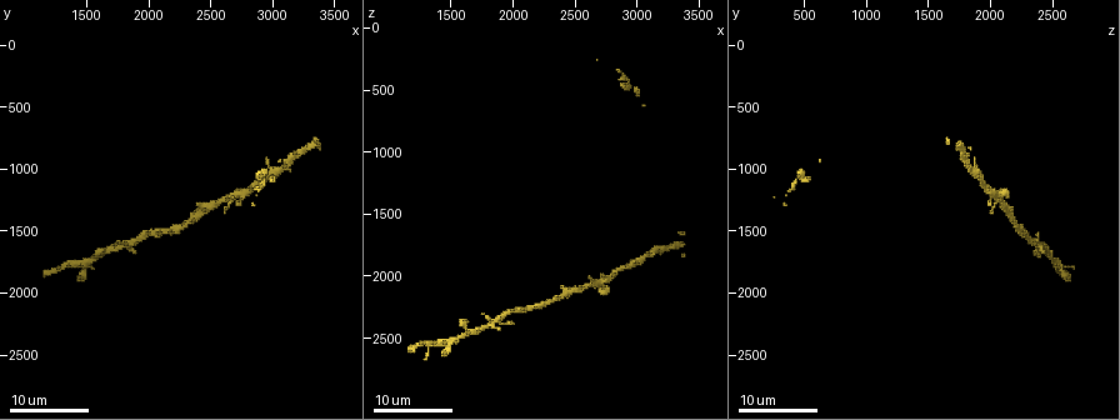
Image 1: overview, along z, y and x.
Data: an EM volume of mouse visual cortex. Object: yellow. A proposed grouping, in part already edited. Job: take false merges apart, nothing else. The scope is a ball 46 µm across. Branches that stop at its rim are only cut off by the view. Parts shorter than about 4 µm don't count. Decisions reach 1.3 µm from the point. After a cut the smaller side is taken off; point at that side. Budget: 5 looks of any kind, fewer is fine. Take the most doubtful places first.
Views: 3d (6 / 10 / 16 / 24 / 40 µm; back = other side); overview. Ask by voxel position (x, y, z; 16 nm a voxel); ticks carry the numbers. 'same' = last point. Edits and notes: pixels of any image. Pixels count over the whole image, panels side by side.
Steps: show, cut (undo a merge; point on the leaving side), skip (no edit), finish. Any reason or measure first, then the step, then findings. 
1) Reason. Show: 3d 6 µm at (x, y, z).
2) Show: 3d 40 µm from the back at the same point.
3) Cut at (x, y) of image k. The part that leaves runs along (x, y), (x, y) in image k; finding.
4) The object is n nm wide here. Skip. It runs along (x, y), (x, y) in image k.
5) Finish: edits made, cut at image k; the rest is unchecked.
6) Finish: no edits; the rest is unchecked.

Three arms meet. Show: 3d 16 µm at (3040, 1000, 1880).

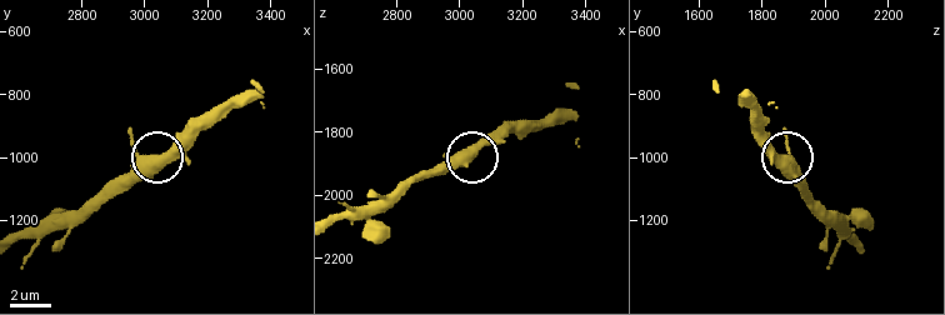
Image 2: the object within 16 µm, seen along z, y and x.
Closer look. Show: 3d 6 µm at (3040, 1010, 1870).

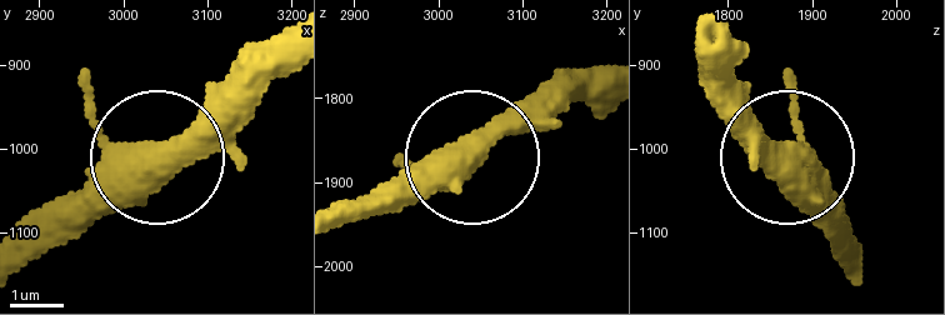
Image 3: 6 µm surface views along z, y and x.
Show: 3d 6 µm from the back at (3040, 1015, 1865).

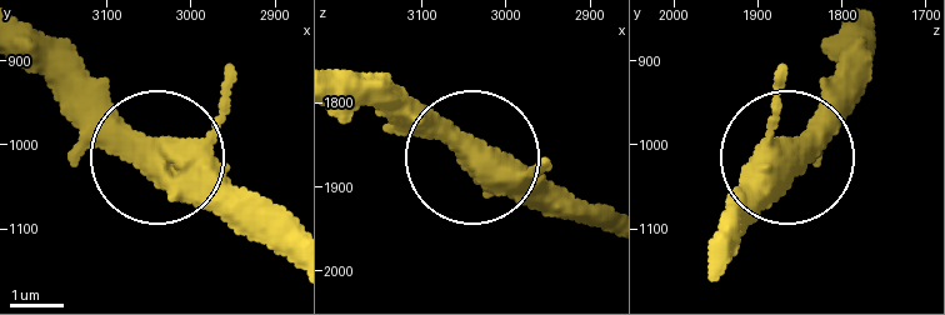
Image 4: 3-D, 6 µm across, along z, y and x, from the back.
The object is 470 nm wide here. Skip. Continuous, no second neuron.

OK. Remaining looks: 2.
Two arms in line, one across. Show: 3d 16 µm at (1500, 1740, 2520).

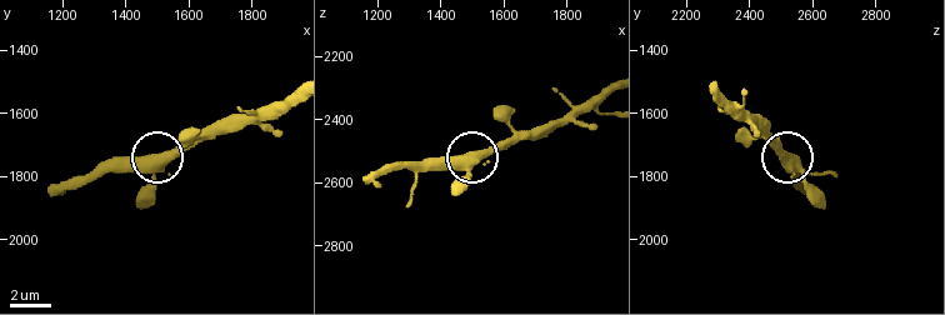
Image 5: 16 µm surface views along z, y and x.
Show: 3d 6 µm at the same point.

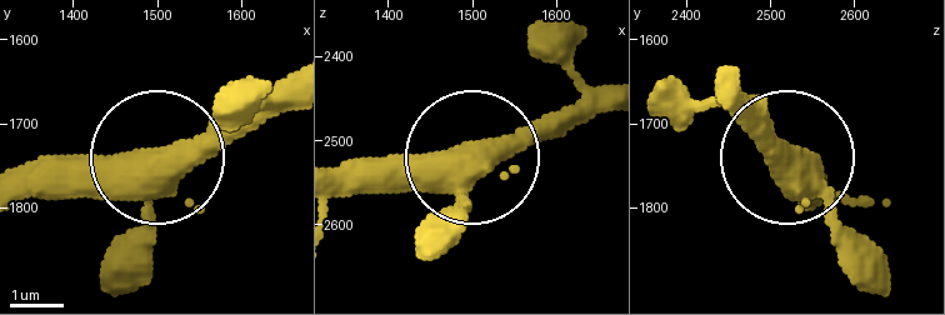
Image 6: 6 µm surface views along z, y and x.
3 arms meet here. Skip. It runs along (601, 85), (413, 165), (338, 165) in image 6; continuous, no second neuron.

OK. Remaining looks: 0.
Finish: no edits; the rest is unchecked.

